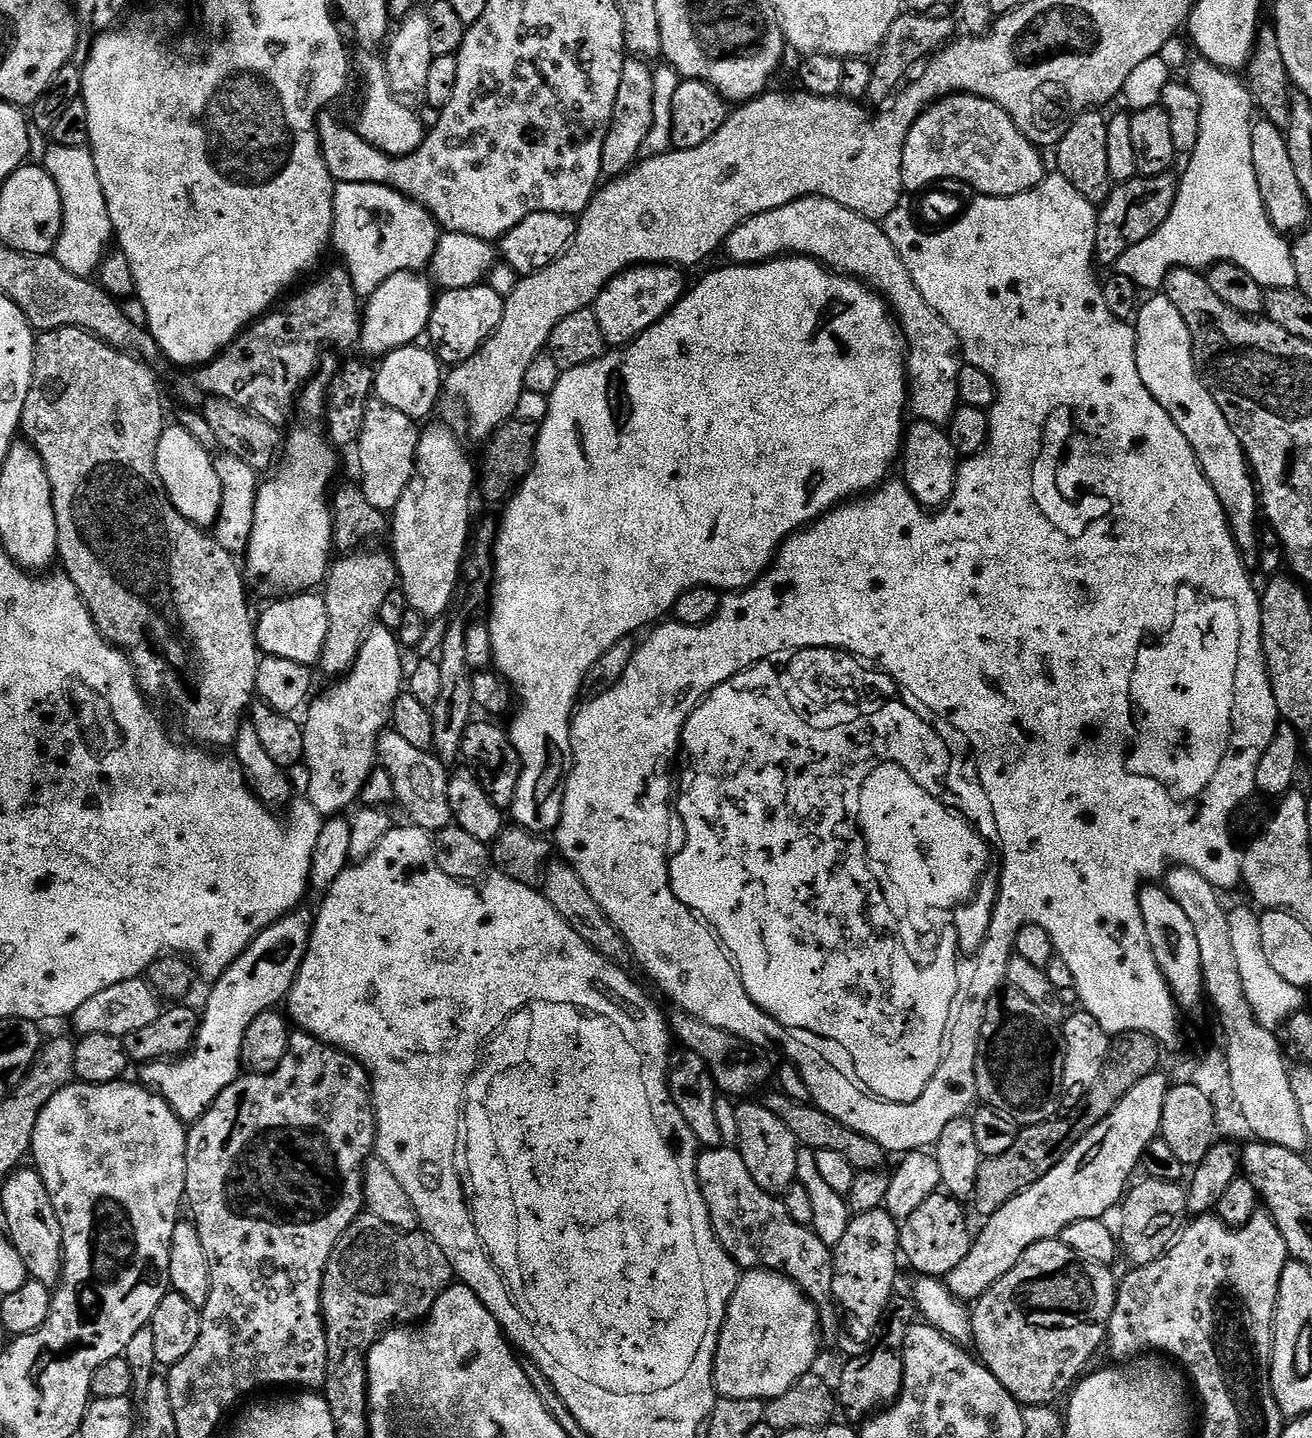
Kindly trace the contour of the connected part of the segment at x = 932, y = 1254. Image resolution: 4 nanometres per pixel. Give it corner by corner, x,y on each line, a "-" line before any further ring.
935,1194
926,1198
914,1214
903,1221
900,1229
900,1251
903,1259
909,1260
924,1278
944,1278
962,1258
972,1249
973,1229
968,1229
968,1220
964,1217
965,1205
956,1197
947,1194

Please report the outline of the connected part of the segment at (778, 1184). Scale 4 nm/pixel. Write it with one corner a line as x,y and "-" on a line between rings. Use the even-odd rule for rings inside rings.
740,1102
736,1108
736,1140
738,1150
742,1154
742,1162
746,1162
746,1170
750,1170
750,1178
762,1186
762,1190
773,1194
783,1194
797,1183
798,1152
801,1144
790,1134
790,1126
782,1122
778,1114
774,1114
763,1102

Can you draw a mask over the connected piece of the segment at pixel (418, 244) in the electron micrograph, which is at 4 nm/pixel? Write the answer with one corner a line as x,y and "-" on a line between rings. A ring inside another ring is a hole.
337,184
334,198
334,222
332,240
334,248
340,251
343,267
352,275
356,292
367,298
390,278
399,272
420,272
432,263
436,247
440,245
442,229
430,213
410,196
389,188
387,184

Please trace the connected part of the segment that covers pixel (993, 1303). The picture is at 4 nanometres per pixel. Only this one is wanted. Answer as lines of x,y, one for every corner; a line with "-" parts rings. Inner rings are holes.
1060,1238
1043,1240
1030,1246
1030,1250
1018,1258
1018,1266
998,1278
998,1282
975,1301
971,1309
975,1355
1021,1406
1055,1405
1055,1400
1085,1375
1084,1367
1105,1343
1108,1323
1114,1314
1118,1276
1111,1271
1109,1265
1080,1256

